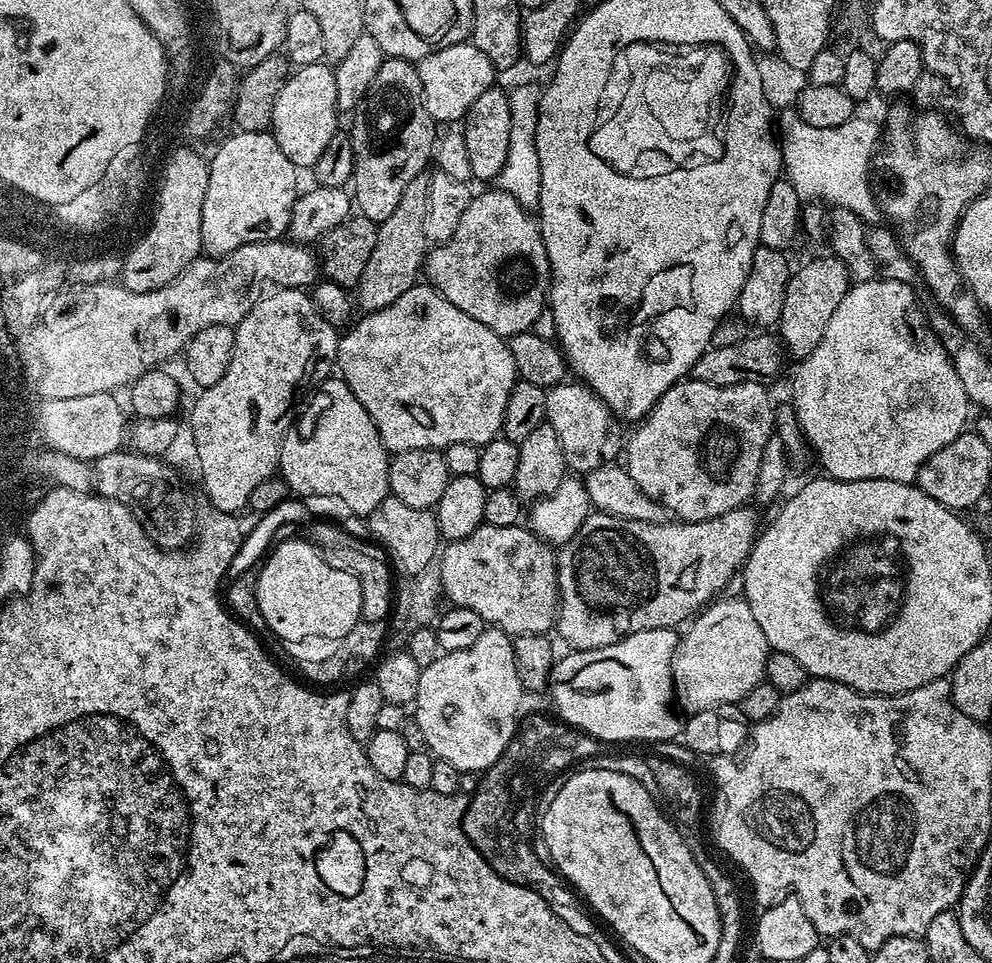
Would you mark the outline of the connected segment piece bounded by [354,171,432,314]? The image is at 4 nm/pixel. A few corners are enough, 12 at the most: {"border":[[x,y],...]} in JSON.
{"border":[[418,173],[377,227],[354,289],[377,312],[418,283],[431,175]]}

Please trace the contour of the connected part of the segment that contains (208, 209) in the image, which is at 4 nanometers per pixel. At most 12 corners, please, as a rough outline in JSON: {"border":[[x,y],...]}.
{"border":[[271,131],[210,156],[201,249],[281,239],[295,164]]}

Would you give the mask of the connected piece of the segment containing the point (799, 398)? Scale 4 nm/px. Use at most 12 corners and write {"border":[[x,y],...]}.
{"border":[[906,282],[853,283],[791,407],[833,480],[911,484],[970,401]]}

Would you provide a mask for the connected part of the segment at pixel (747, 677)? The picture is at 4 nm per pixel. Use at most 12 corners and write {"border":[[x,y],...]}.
{"border":[[709,603],[679,637],[674,700],[739,705],[770,649],[747,603]]}

